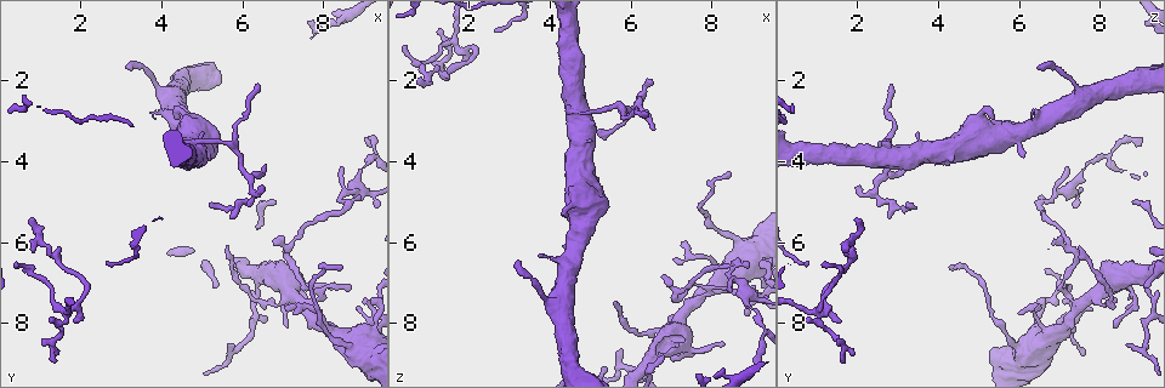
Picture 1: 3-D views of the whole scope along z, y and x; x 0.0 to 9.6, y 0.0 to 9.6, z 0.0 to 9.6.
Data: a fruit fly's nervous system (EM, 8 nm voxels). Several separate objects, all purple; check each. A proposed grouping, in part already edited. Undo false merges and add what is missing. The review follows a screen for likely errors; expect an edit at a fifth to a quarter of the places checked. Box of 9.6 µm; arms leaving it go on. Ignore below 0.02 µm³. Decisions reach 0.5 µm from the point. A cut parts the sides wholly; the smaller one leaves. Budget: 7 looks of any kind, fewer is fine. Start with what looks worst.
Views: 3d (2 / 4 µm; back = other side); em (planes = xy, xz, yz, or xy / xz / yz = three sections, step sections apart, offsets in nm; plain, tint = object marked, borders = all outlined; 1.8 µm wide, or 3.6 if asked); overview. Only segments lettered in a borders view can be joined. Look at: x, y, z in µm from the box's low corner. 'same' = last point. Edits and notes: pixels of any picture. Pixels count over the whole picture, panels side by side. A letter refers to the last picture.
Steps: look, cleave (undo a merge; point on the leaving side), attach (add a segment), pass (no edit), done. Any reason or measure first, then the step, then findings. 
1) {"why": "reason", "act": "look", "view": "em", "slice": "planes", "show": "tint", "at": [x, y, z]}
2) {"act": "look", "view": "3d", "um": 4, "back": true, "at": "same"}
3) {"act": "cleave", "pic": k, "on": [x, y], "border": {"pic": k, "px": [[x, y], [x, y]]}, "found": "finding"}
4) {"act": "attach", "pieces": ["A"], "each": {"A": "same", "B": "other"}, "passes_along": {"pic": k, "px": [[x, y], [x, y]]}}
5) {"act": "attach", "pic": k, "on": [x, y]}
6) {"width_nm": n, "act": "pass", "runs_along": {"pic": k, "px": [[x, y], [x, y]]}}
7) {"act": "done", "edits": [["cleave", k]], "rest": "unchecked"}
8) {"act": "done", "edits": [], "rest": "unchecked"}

{"why": "abrupt turn", "act": "look", "view": "3d", "um": 4, "at": [8.40, 5.30, 6.55]}

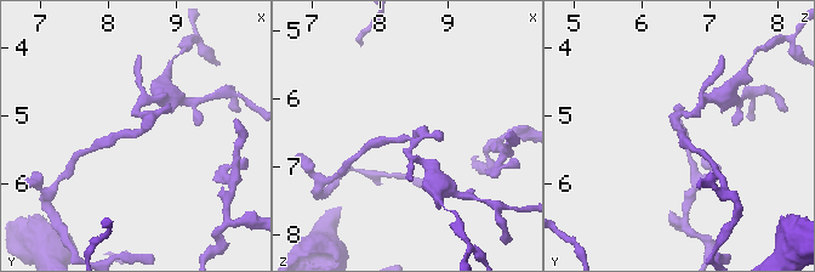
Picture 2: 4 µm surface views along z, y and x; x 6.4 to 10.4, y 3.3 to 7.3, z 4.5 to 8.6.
{"act": "look", "view": "em", "um": 3.6, "slice": "xz", "step": 8, "show": "borders", "at": [8.40, 5.25, 6.60]}

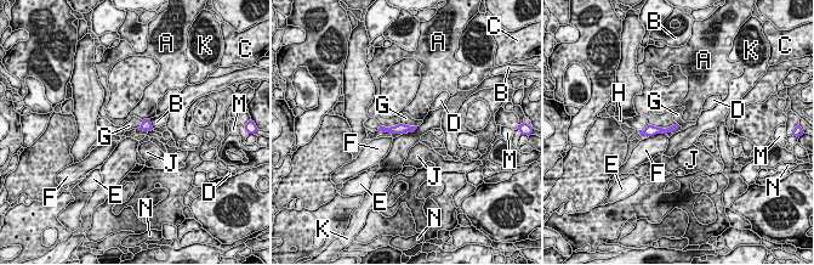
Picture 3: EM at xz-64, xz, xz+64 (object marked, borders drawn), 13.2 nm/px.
{"longest_contact_nm": ["A", 360], "act": "pass", "each": {"A": "other", "B": "other", "C": "other", "D": "other", "E": "other", "F": "other", "G": "other", "H": "other", "J": "other", "K": "other", "M": "other", "N": "other"}, "border": {"pic": 3, "px": [[417, 127], [408, 133]]}, "found": "continuous, no second neuron"}

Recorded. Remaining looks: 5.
{"why": "sharp bend", "act": "look", "view": "3d", "um": 4, "at": [1.70, 7.70, 1.05]}

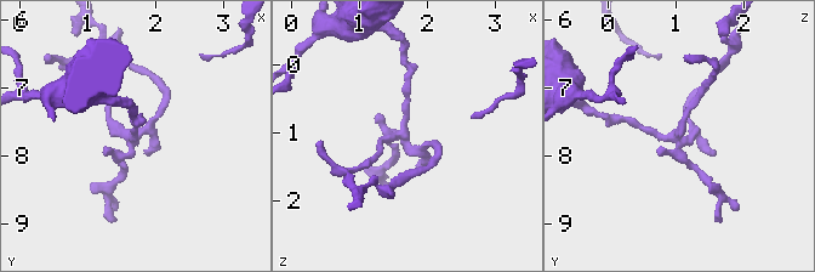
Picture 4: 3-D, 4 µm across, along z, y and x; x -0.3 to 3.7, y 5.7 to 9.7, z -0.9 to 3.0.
{"act": "look", "view": "em", "slice": "planes", "show": "plain", "at": [1.65, 7.80, 1.05]}

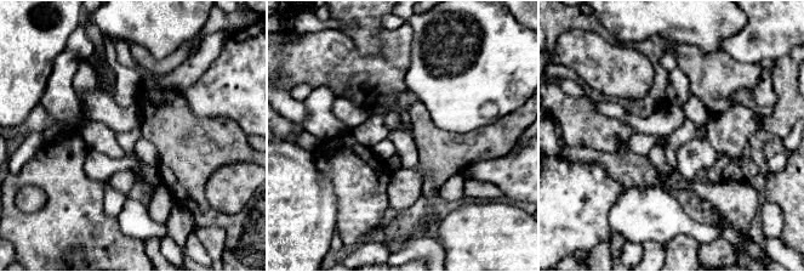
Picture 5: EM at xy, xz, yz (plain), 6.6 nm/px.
{"why": "see the neighbours", "act": "look", "view": "em", "slice": "planes", "show": "borders", "at": "same"}

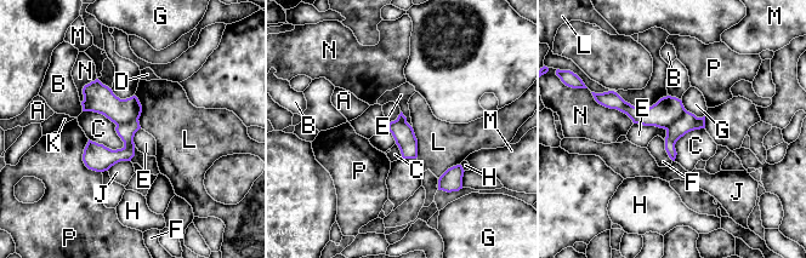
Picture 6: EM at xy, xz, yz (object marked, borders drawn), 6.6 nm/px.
{"longest_contact_nm": ["L", 480], "act": "cleave", "pic": 6, "on": [126, 131], "each": {"A": "other", "B": "other", "C": "other", "D": "other", "E": "other", "F": "other", "G": "other", "H": "other", "J": "other", "K": "other", "L": "other", "M": "other", "N": "other", "P": "other"}, "border": {"pic": 6, "px": [[137, 119], [117, 125]]}, "found": "a second neuron is stuck on"}

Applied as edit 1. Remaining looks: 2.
{"why": "abrupt turn", "act": "look", "view": "em", "slice": "planes", "show": "borders", "at": [6.45, 6.90, 8.95]}

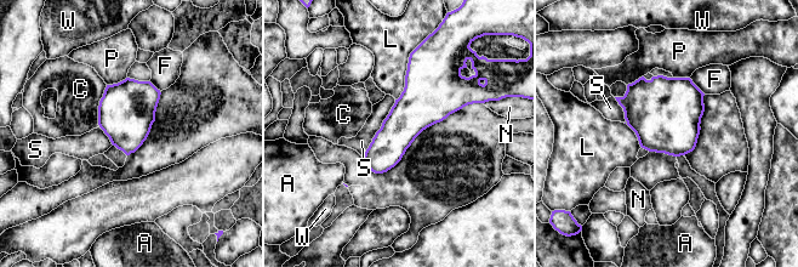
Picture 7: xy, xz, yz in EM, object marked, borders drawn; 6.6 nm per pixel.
{"width_nm": 260, "act": "pass", "each": {"A": "other", "C": "other", "F": "other", "L": "other", "N": "other", "P": "other", "S": "other", "W": "other"}, "border": {"pic": 7, "px": [[395, 100], [363, 157]]}, "found": "one neuron here"}

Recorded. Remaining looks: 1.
{"act": "done", "edits": [["cleave", 6]], "rest": "unchecked"}

